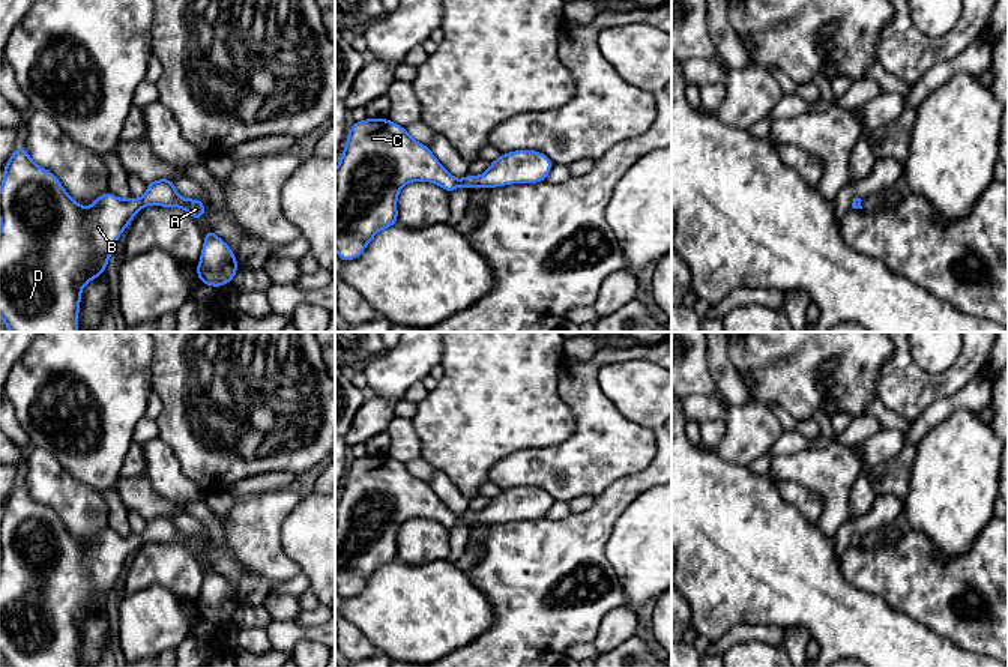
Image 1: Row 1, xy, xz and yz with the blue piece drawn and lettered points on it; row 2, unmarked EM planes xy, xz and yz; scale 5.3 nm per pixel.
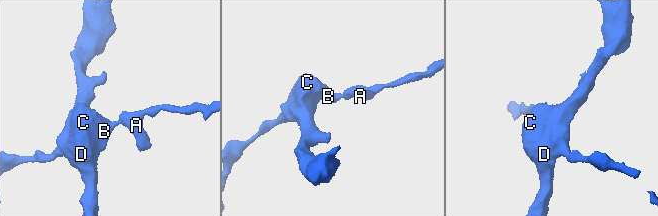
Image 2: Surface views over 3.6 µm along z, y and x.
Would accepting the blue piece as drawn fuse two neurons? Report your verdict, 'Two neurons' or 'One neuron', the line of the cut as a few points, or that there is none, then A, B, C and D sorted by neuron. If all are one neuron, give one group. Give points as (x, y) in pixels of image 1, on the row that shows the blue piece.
One neuron. No split. Groups: A B C D

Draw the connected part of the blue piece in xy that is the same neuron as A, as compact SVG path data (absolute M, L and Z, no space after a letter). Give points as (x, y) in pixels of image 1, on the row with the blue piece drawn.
M24 146L15 147L5 165L0 186L0 317L11 332L78 332L81 288L101 276L110 261L117 239L144 206L177 207L195 221L203 221L206 203L186 200L176 192L176 179L147 182L143 198L120 200L110 191L93 200L90 209L80 206L62 186L57 176L36 165Z

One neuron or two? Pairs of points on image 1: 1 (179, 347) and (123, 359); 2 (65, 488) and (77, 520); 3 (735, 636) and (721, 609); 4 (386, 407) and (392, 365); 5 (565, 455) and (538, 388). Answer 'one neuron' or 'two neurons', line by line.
1: two neurons
2: one neuron
3: two neurons
4: two neurons
5: two neurons

